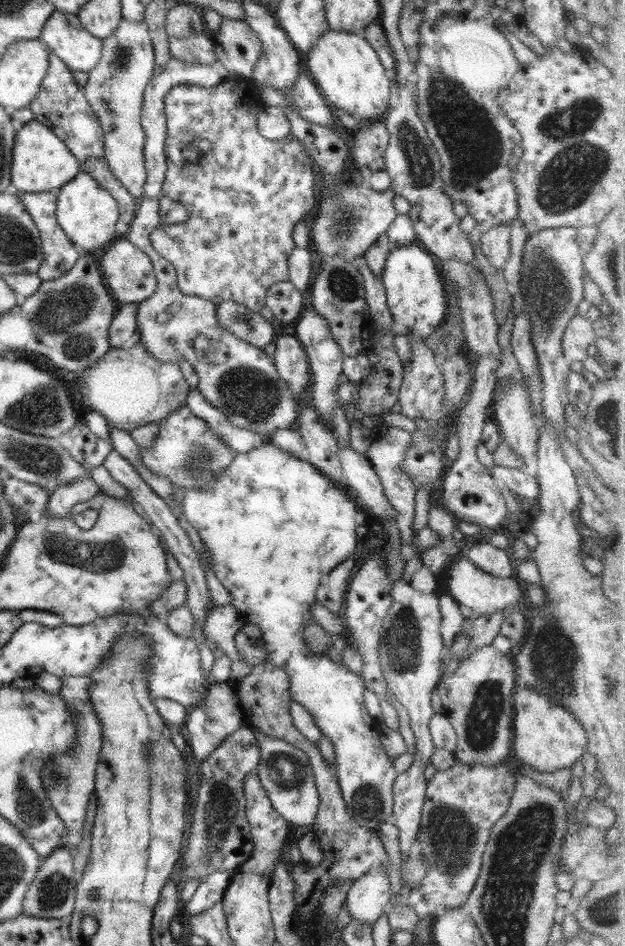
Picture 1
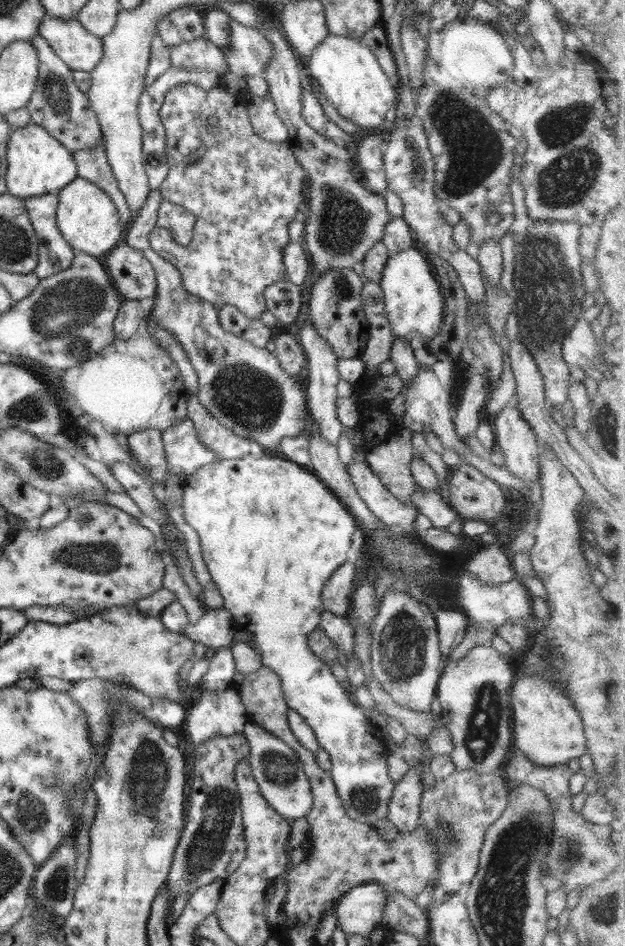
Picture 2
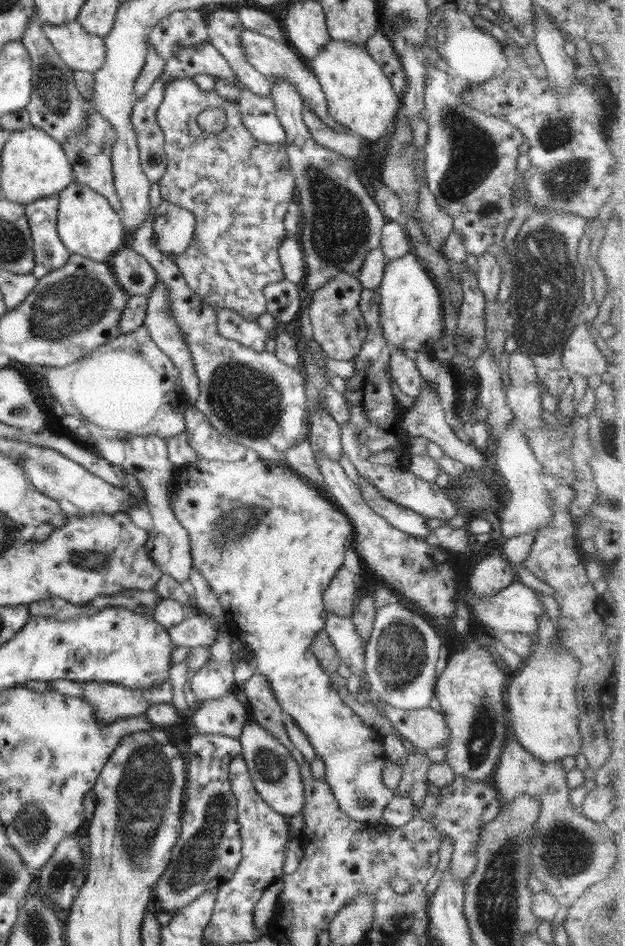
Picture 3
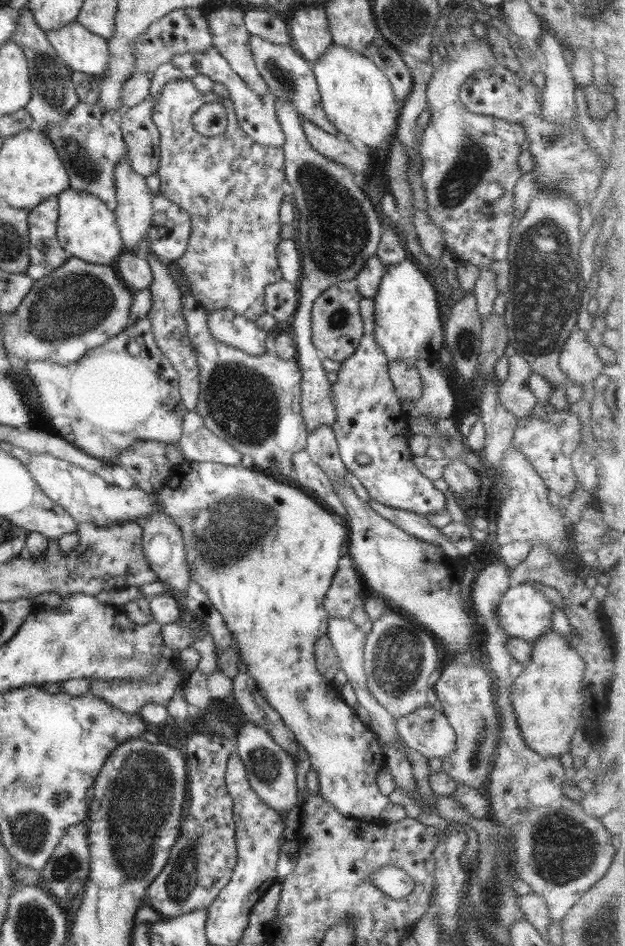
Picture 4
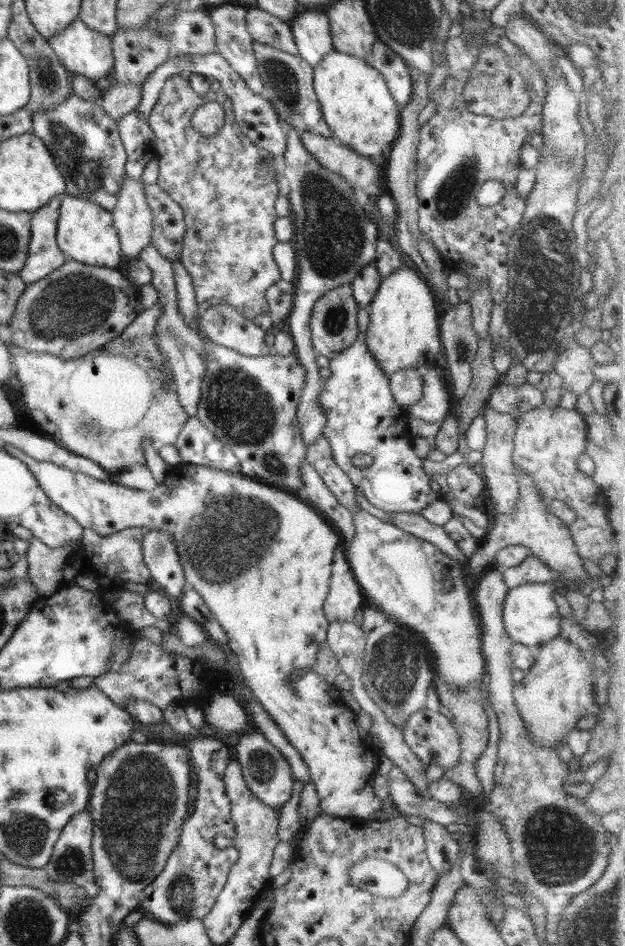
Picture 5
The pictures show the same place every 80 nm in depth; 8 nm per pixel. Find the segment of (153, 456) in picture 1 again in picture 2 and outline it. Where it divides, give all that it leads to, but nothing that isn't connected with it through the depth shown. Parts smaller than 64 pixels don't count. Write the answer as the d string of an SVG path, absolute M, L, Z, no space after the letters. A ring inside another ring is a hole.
M185 416L162 432L163 447L168 463L168 474L176 475L182 483L191 479L200 467L221 458L199 441L194 423Z

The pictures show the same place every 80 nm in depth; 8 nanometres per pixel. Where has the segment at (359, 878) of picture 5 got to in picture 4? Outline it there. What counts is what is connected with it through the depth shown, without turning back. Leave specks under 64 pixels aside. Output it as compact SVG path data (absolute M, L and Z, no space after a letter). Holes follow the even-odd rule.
M382 866L376 874L369 876L369 880L377 886L378 890L396 900L406 900L415 885L406 872L394 866Z

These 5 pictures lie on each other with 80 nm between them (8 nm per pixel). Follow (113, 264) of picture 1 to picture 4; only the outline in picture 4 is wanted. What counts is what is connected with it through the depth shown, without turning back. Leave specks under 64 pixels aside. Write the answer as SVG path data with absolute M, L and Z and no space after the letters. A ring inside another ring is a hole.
M122 252L114 268L124 284L134 292L148 289L153 279L153 272L146 258L136 252Z

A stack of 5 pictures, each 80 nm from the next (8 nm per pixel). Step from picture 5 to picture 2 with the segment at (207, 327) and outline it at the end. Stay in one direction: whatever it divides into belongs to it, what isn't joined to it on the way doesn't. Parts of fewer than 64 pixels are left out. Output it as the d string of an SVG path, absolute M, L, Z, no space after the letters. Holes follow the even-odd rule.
M226 304L219 308L219 321L224 330L252 343L256 348L266 348L272 338L270 327L262 321L244 316L235 306Z

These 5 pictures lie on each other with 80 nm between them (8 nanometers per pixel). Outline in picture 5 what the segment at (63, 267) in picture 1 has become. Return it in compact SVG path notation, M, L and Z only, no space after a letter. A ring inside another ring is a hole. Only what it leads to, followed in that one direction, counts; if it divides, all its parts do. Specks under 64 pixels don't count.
M61 195L53 196L44 206L35 210L30 219L31 237L29 252L25 260L25 265L19 270L19 275L26 283L33 283L42 280L57 268L60 268L68 257L57 246L57 222L61 205Z

